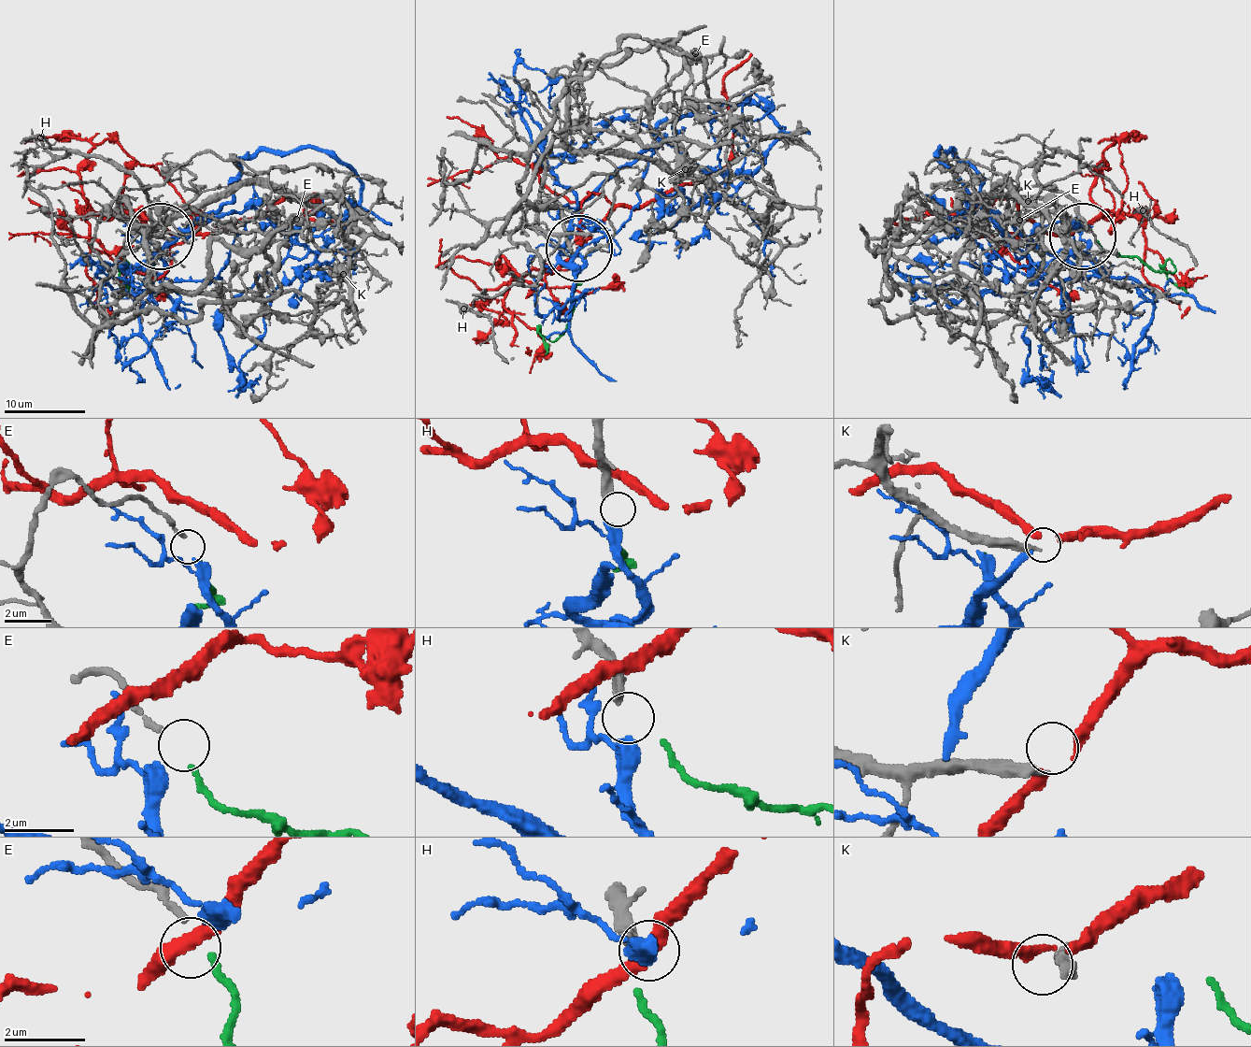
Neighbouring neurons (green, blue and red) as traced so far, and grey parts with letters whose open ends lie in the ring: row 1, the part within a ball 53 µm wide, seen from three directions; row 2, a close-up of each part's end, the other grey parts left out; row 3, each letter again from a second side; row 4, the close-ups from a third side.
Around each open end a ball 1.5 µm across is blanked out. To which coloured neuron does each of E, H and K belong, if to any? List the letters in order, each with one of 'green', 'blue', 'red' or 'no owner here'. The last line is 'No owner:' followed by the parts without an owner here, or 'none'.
E: green
H: blue
K: no owner here
No owner: K

